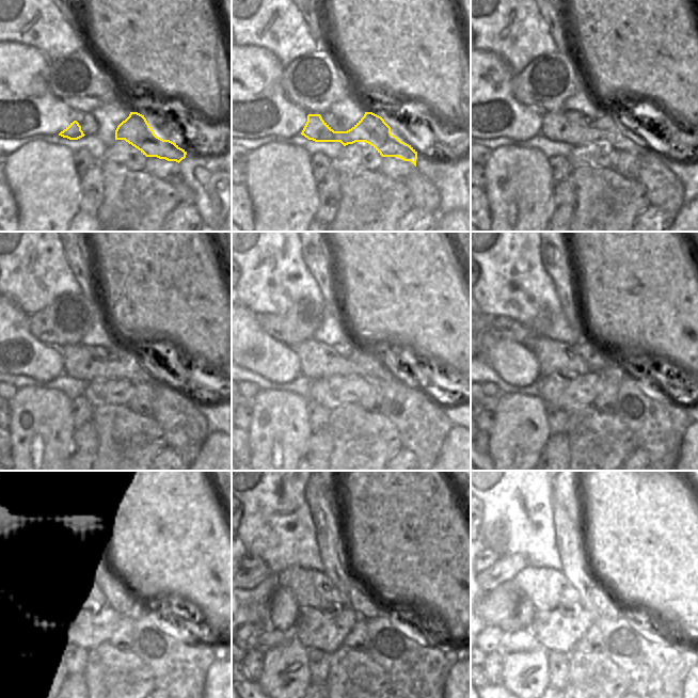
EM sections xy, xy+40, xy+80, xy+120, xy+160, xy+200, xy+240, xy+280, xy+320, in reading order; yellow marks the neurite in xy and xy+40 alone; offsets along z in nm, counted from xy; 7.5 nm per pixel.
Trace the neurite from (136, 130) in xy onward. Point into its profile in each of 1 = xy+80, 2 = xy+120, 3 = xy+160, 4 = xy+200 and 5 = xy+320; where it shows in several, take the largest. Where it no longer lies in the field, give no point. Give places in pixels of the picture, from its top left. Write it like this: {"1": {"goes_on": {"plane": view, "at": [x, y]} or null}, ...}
{"1": {"goes_on": {"plane": "xy+80", "at": [606, 127]}}, "2": {"goes_on": {"plane": "xy+120", "at": [80, 362]}}, "3": {"goes_on": {"plane": "xy+160", "at": [318, 360]}}, "4": {"goes_on": {"plane": "xy+200", "at": [553, 355]}}, "5": {"goes_on": {"plane": "xy+320", "at": [546, 588]}}}

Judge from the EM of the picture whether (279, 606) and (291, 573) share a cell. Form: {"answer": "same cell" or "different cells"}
{"answer": "different cells"}

